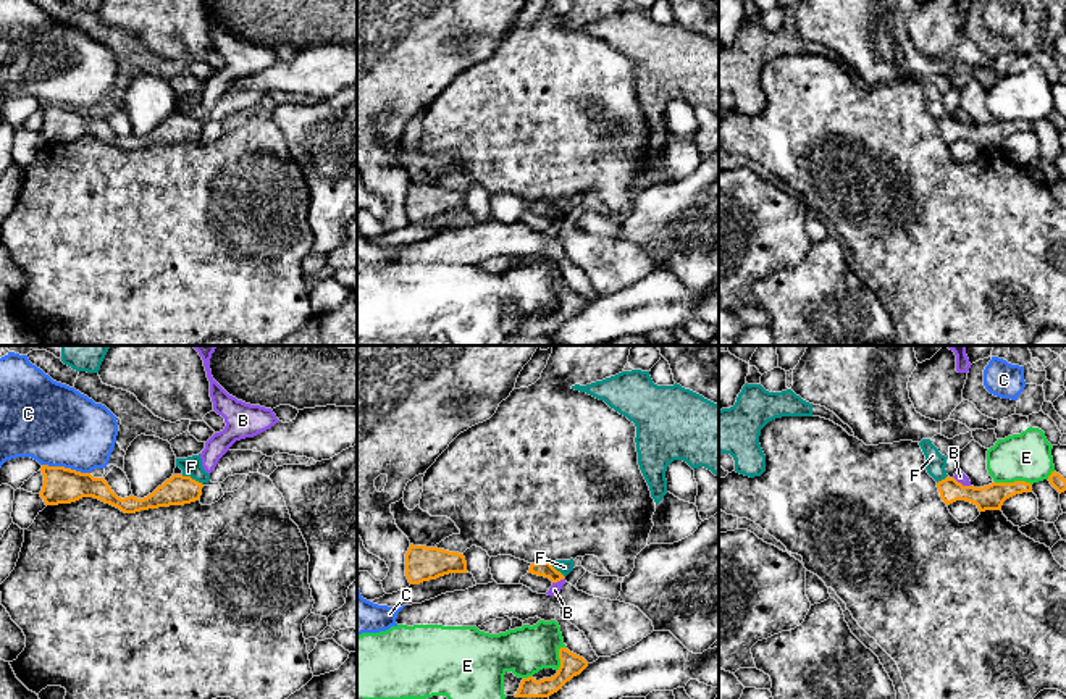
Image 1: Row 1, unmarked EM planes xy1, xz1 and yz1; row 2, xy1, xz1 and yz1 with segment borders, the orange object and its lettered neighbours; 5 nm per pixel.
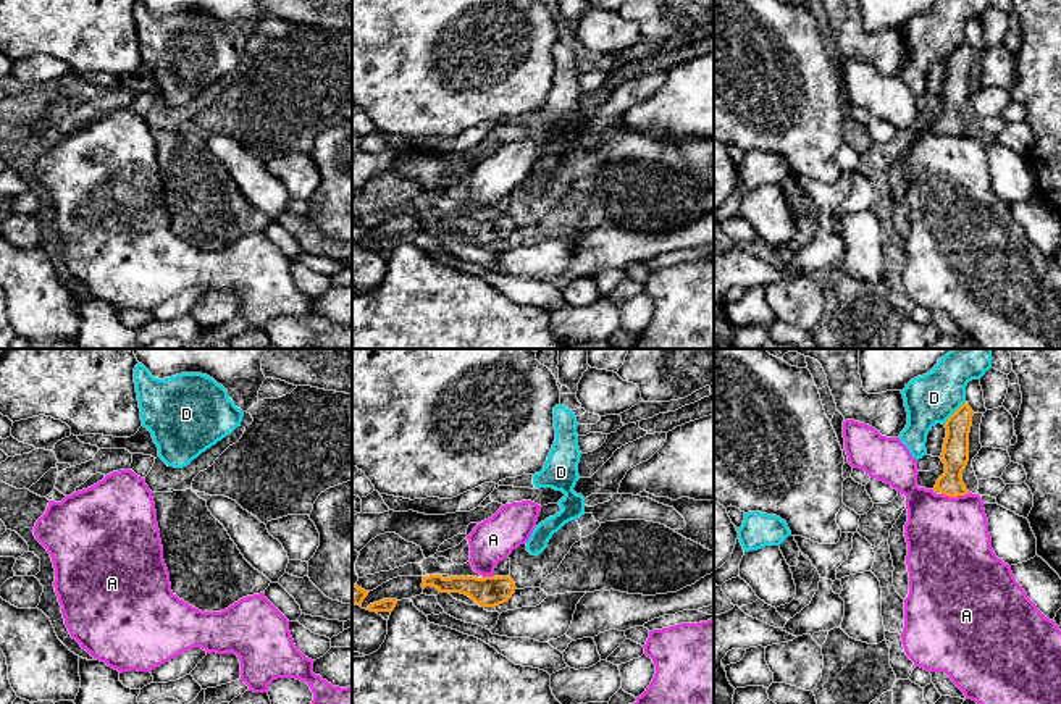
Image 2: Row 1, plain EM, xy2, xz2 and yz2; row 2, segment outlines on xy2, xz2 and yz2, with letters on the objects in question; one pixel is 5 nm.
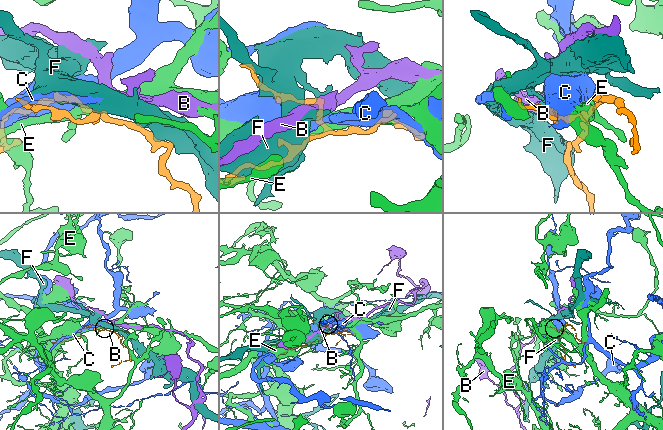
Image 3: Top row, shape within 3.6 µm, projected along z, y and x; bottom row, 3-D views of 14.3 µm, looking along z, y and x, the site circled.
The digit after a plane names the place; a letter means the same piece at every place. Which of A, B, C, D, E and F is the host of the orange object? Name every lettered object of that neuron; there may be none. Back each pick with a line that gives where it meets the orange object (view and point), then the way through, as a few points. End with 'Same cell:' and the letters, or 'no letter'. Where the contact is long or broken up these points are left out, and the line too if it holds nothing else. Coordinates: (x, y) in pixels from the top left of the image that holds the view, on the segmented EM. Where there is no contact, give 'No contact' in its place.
Same cell: no letter

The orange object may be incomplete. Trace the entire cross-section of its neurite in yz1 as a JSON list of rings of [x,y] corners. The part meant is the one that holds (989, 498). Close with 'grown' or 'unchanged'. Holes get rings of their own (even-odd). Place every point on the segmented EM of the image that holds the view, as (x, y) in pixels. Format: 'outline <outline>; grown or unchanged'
outline [[[946,476],[937,483],[942,500],[950,505],[956,500],[966,500],[974,504],[979,512],[985,510],[1001,510],[1001,505],[1006,499],[1030,492],[1032,484],[1026,481],[1014,483],[992,483],[984,488],[963,486],[955,478]]]; unchanged

